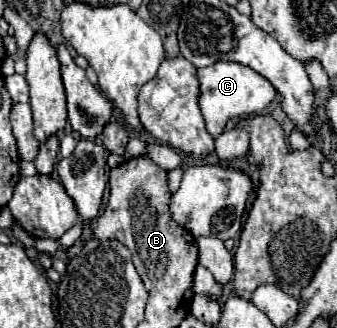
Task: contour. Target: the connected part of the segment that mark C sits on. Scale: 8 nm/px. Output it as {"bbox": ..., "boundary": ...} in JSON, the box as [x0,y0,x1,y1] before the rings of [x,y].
{"bbox":[198,61,278,137],"boundary":[[[218,61],[210,67],[202,67],[198,69],[198,81],[200,81],[198,105],[204,115],[206,129],[210,131],[212,137],[218,137],[230,119],[262,113],[278,97],[274,85],[266,77],[240,63]]]}

